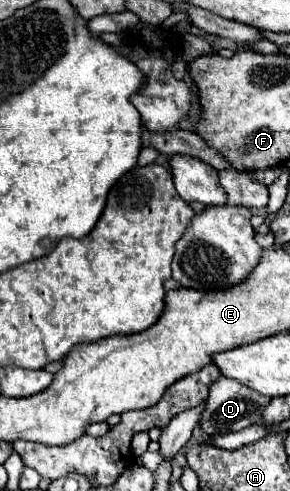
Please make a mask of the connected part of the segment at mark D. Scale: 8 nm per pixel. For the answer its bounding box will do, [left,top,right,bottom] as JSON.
[199,377,271,437]

